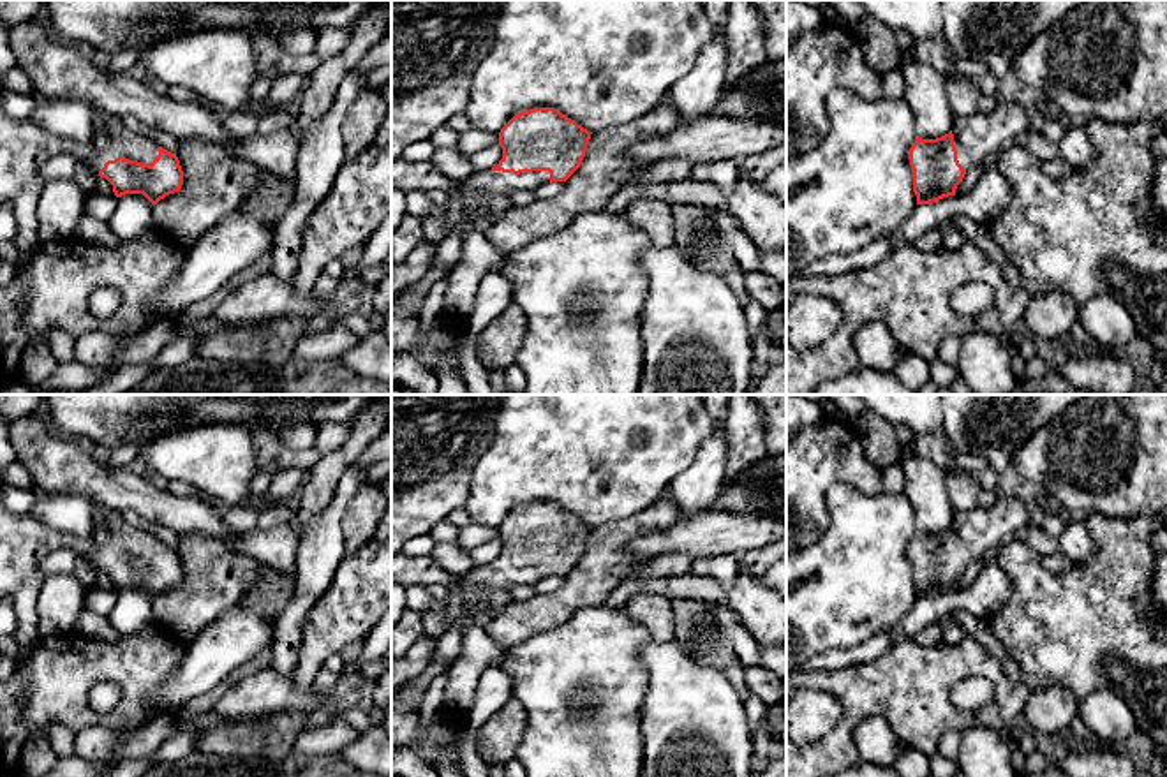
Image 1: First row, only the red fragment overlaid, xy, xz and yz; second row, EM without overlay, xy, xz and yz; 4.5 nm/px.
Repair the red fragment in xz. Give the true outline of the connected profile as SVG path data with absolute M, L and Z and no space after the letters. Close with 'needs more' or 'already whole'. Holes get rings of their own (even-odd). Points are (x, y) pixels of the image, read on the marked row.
M554 107L515 115L499 132L502 159L488 171L472 171L465 181L444 176L432 162L391 162L391 187L446 190L458 185L465 199L508 206L515 190L534 190L546 181L566 181L582 164L591 139L587 129Z; needs more

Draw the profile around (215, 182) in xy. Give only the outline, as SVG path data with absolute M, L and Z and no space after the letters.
M203 139L178 141L183 185L155 204L159 236L189 250L206 231L240 210L264 171Z

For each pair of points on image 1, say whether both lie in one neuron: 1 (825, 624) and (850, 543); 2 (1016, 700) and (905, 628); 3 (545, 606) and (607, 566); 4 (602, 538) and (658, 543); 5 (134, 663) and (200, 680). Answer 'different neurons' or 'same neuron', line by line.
1: same neuron
2: different neurons
3: same neuron
4: different neurons
5: different neurons

